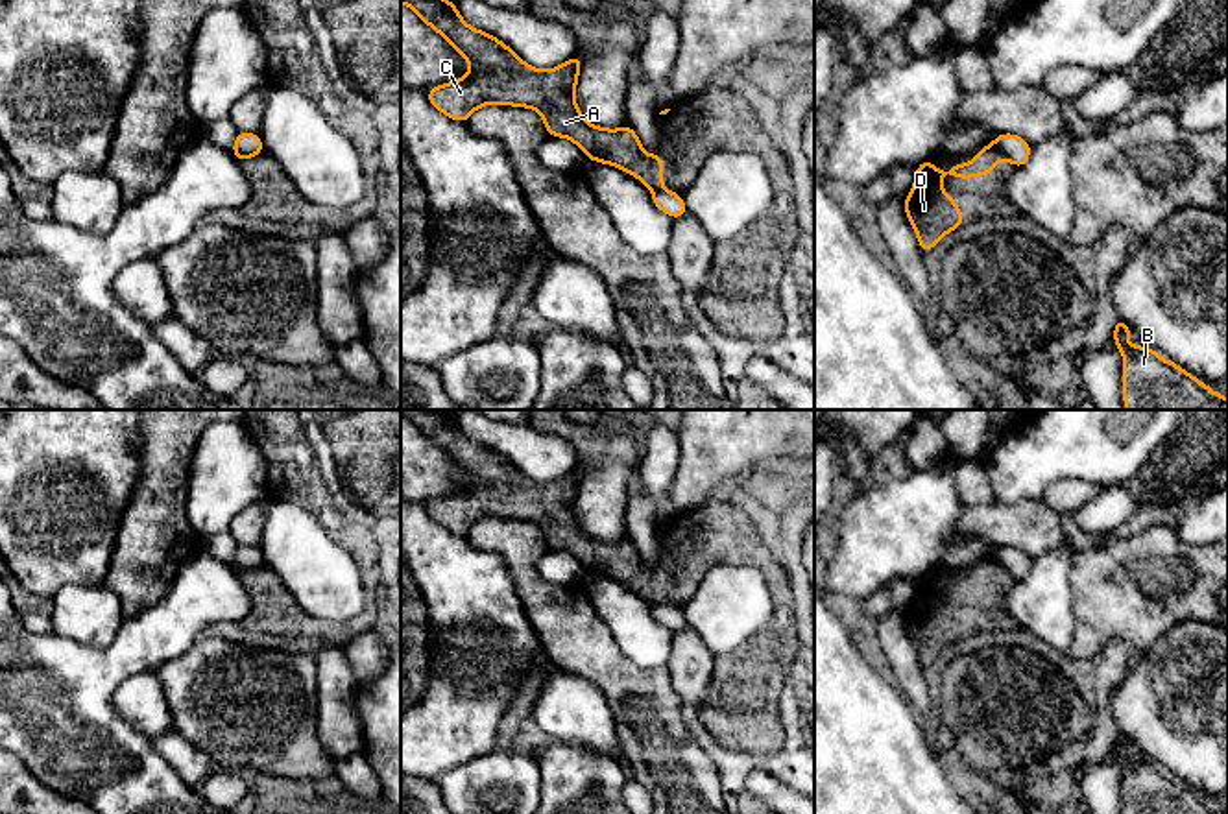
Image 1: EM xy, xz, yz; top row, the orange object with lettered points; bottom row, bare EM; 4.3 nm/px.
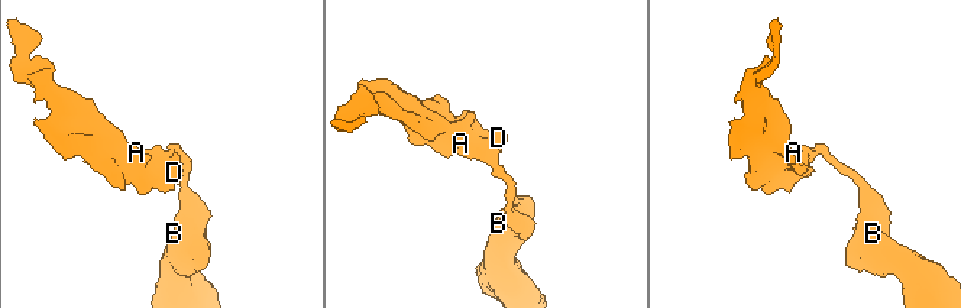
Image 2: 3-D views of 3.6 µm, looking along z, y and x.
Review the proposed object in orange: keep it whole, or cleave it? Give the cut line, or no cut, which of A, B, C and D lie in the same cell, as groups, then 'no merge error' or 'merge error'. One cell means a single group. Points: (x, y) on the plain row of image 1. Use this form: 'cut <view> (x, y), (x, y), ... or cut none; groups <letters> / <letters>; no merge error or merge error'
cut yz (994, 556), (1007, 571); groups A C D / B; merge error

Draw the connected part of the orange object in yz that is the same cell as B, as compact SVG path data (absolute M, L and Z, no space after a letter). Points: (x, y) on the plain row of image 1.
M1115 731L1112 757L1123 766L1123 814L1228 814L1154 762L1125 755L1136 748Z

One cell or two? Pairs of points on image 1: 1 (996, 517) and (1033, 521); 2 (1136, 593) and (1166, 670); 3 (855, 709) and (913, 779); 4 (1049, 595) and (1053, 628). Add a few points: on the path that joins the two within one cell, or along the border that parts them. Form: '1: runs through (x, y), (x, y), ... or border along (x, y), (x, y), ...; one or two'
1: runs through (1005, 521), (1023, 521); one
2: border along (1191, 622), (1177, 622), (1156, 656), (1134, 656); two
3: runs through (859, 726), (896, 763); one
4: runs through (1049, 602), (1049, 617), (1053, 621); one

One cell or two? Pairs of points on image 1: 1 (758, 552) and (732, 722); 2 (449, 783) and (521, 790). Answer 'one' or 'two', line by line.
1: one
2: one

